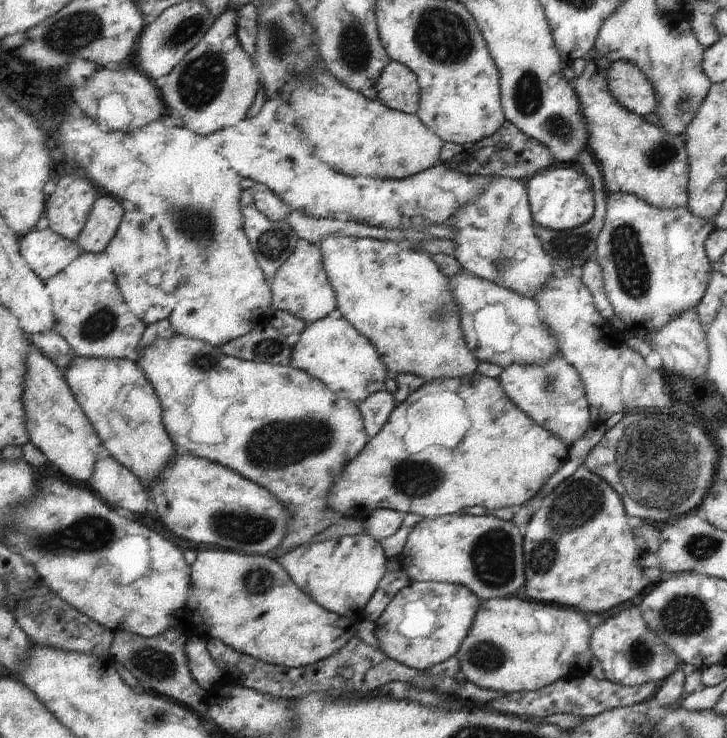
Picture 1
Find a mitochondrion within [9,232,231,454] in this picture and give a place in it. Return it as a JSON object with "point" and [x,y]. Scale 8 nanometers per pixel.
{"point":[100,324]}

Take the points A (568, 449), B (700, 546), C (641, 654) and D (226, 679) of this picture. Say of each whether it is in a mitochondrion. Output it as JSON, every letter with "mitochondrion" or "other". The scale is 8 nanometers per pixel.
{"A":"other","B":"mitochondrion","C":"mitochondrion","D":"other"}

